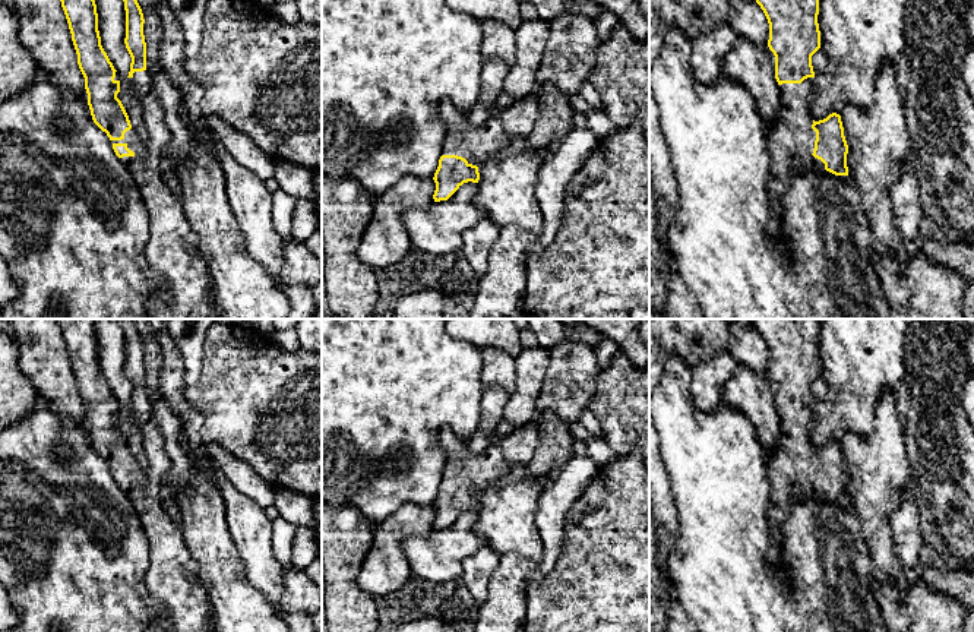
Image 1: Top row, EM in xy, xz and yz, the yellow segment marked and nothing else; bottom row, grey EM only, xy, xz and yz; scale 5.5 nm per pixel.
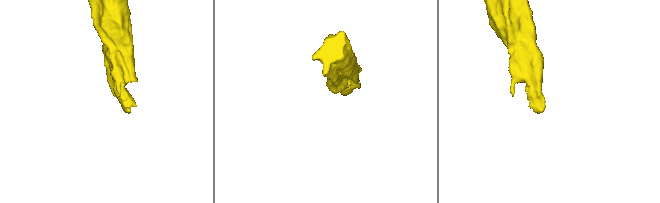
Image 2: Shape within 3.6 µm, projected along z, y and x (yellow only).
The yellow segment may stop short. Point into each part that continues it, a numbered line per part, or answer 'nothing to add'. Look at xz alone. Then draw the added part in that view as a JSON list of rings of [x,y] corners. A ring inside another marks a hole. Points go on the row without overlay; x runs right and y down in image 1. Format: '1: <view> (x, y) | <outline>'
1: xz (476, 471) | [[[442,427],[437,439],[446,452],[442,483],[458,483],[465,486],[468,492],[480,494],[512,468],[497,443],[475,454],[449,427]]]

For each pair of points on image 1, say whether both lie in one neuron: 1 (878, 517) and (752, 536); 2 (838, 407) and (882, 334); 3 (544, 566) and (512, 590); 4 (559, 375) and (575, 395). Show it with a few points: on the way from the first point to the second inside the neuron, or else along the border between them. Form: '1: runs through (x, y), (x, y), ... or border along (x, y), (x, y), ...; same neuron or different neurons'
1: border along (847, 503), (860, 523), (860, 533), (867, 553); different neurons
2: runs through (848, 389), (857, 366), (872, 351); same neuron
3: runs through (535, 566), (530, 566), (515, 581); same neuron
4: runs through (563, 379), (571, 391); same neuron

